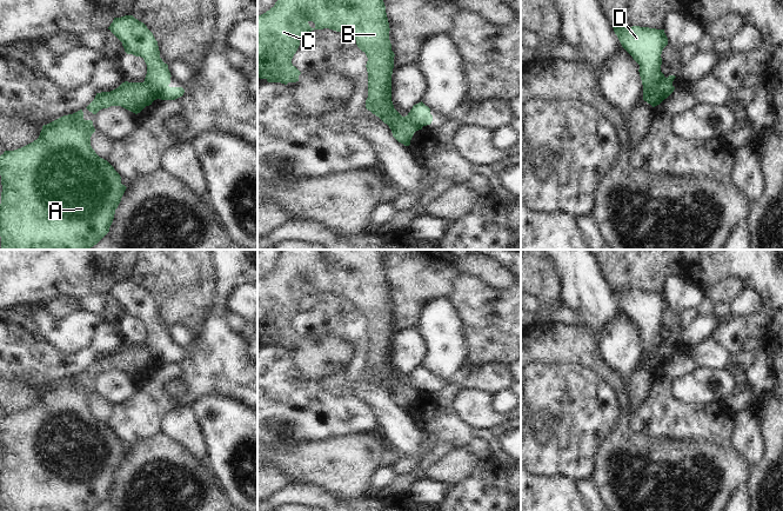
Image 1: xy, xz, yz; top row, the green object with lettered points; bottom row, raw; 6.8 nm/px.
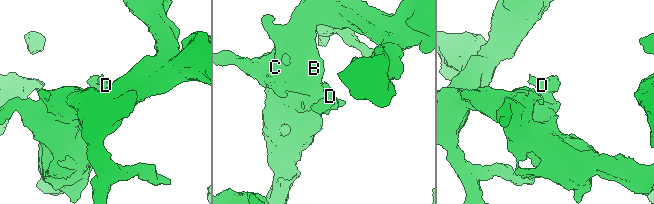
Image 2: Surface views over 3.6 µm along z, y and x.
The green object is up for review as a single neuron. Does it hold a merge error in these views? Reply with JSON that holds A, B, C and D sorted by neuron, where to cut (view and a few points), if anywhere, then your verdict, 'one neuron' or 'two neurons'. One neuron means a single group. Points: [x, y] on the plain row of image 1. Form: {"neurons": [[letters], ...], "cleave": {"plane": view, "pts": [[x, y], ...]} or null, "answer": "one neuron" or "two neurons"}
{"neurons": [["A", "B", "C"], ["D"]], "cleave": {"plane": "yz", "pts": [[664, 340], [653, 354], [643, 359]]}, "answer": "two neurons"}

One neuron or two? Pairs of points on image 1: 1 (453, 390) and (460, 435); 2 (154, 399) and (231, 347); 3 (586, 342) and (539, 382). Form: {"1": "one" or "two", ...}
{"1": "one", "2": "one", "3": "two"}

